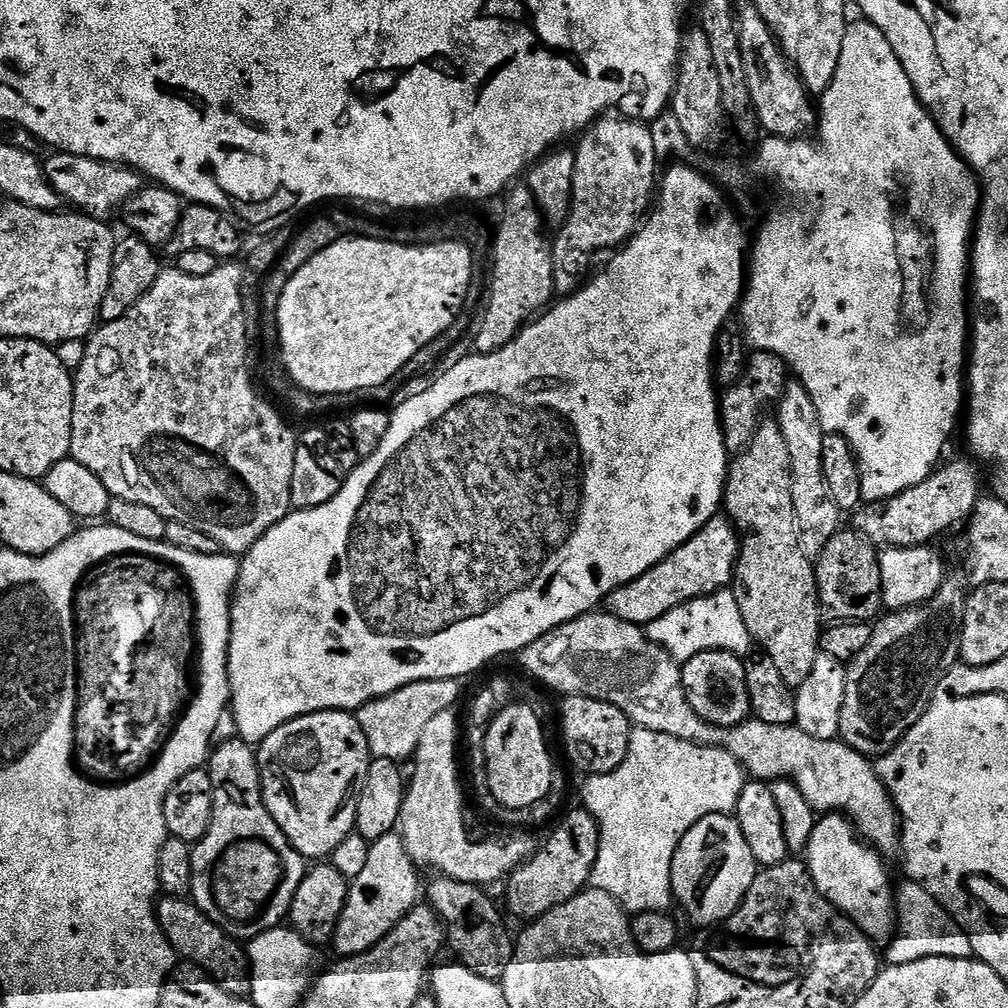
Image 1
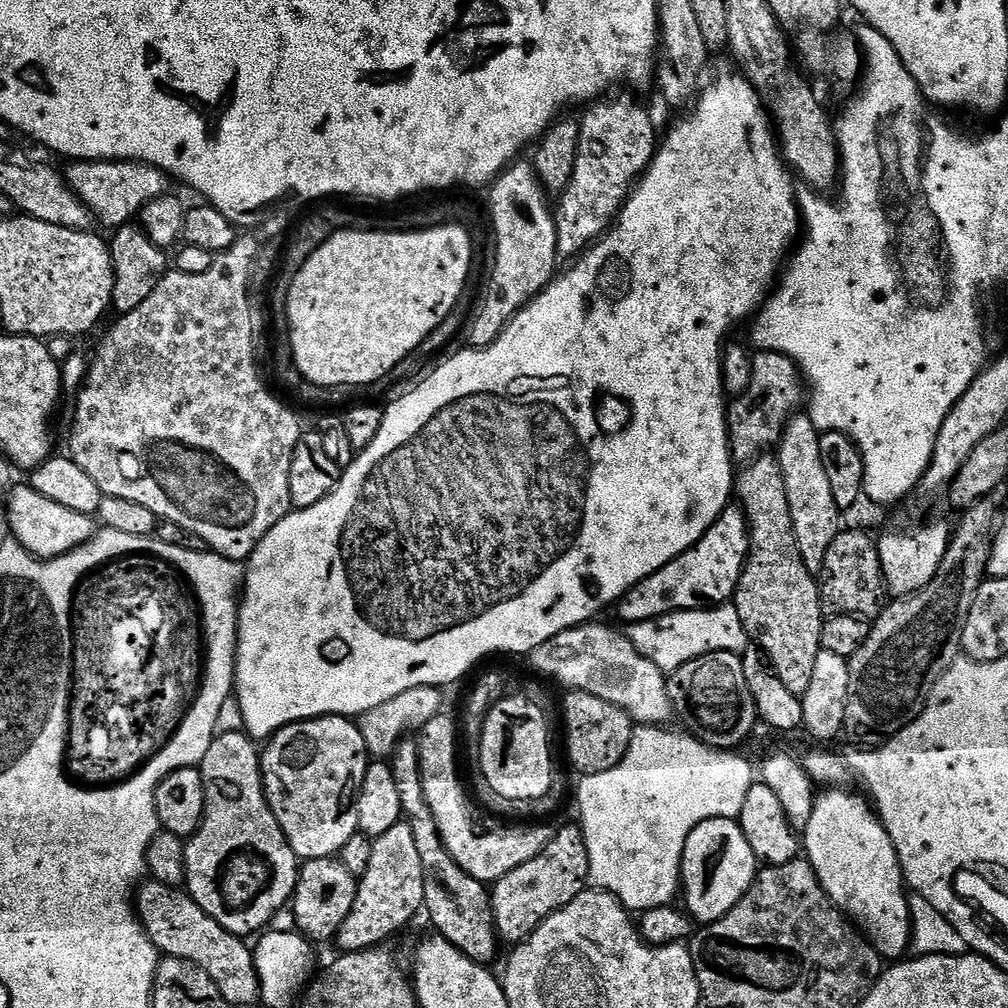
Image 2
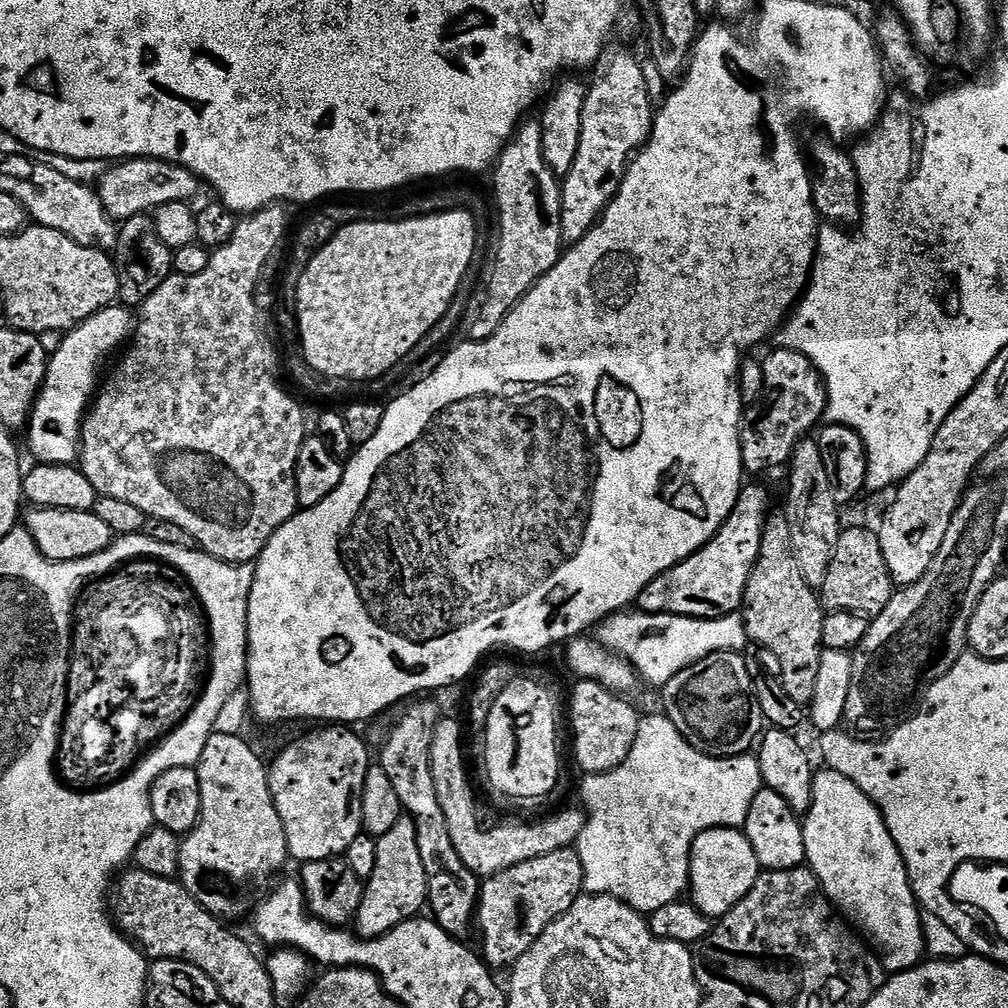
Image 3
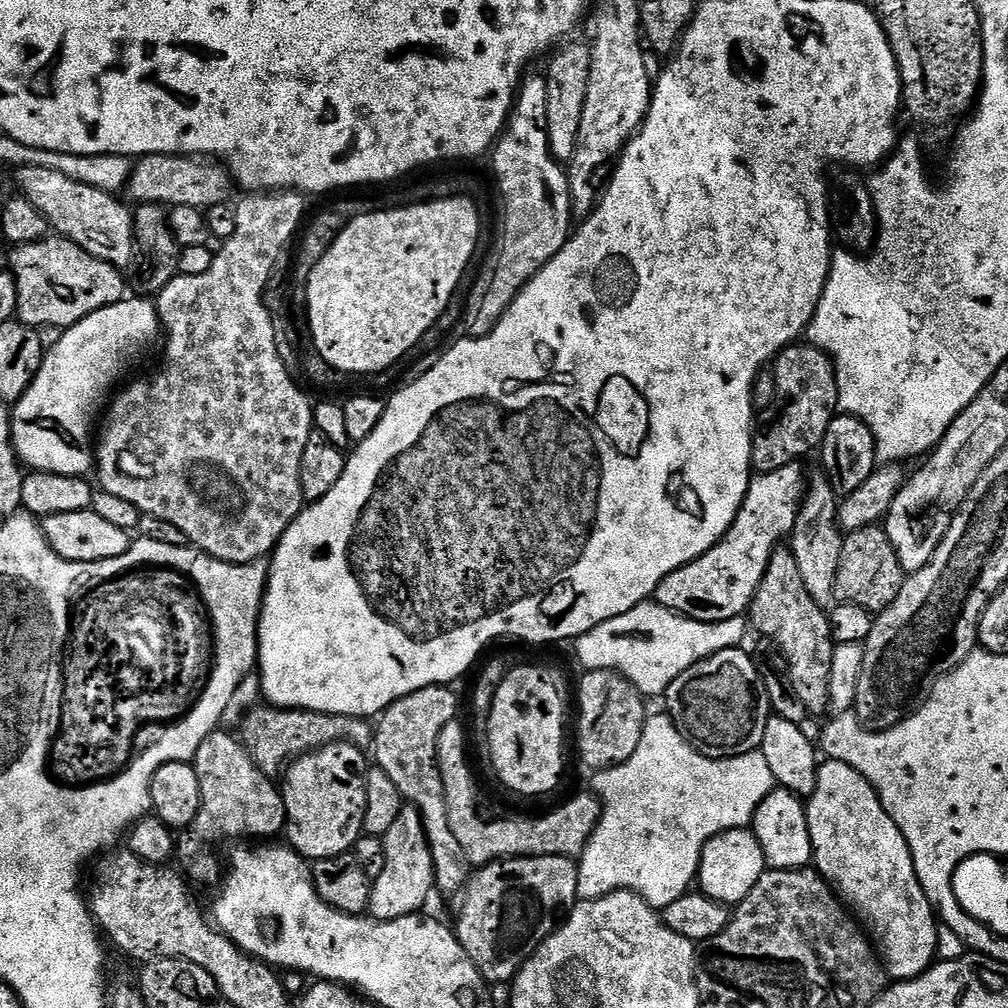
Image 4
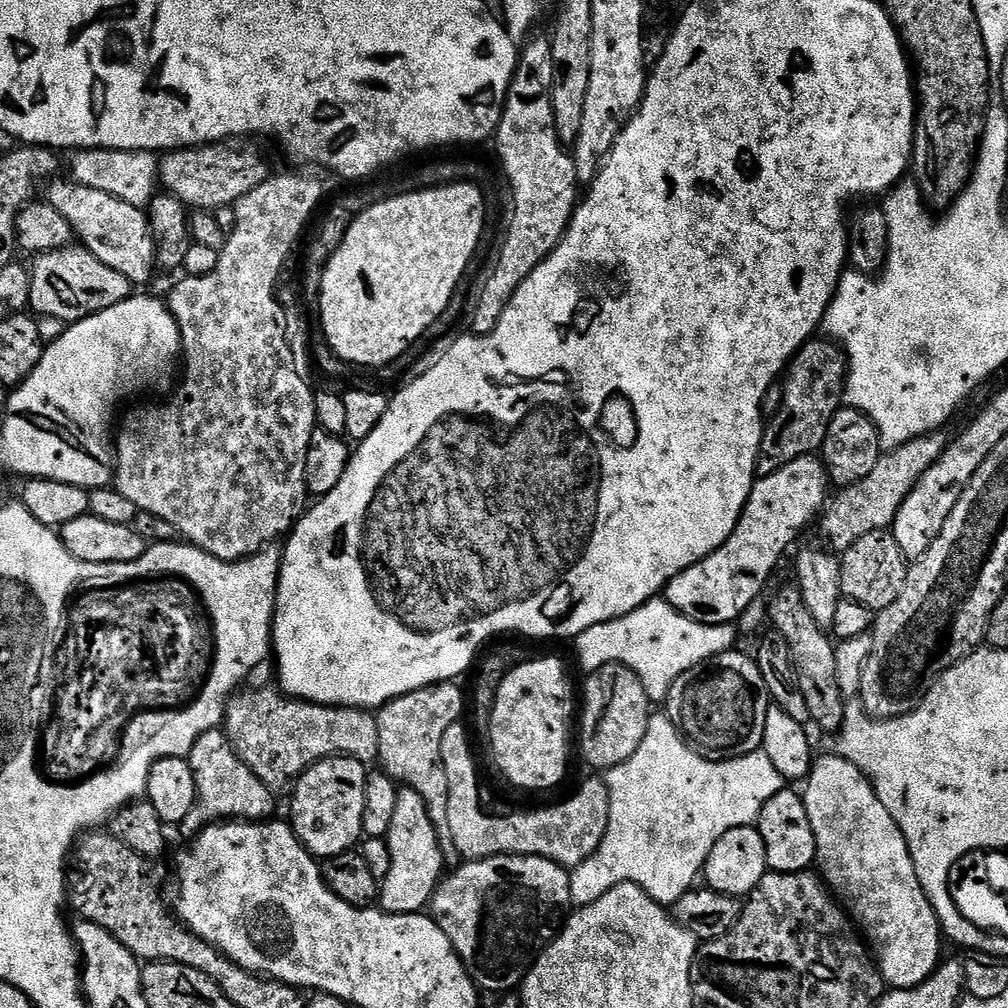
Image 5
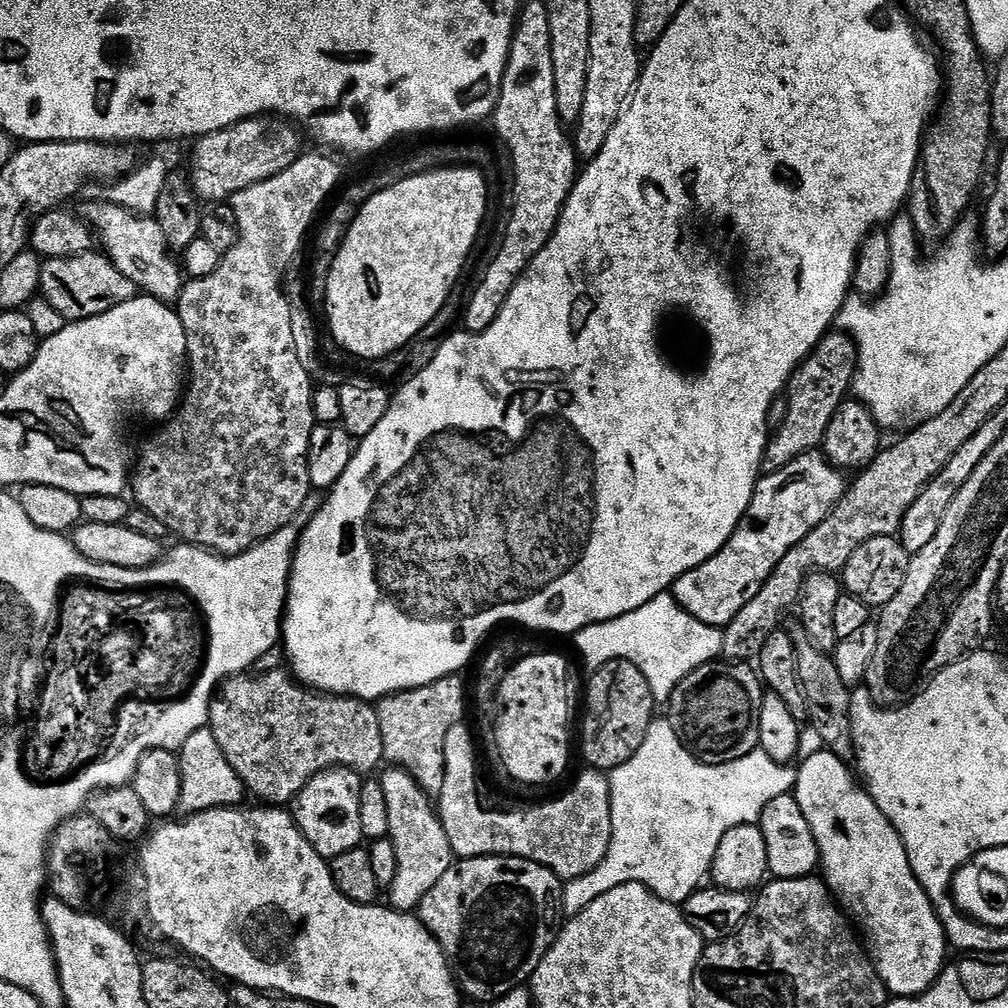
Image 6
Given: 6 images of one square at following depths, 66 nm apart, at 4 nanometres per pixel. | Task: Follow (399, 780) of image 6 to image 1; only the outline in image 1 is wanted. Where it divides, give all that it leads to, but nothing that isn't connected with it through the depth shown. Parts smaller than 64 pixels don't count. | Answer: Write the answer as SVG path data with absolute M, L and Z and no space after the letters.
M388 833L369 845L365 869L349 883L346 906L330 940L339 957L368 952L419 903L422 884L420 888L417 873L418 866L410 858L399 833Z

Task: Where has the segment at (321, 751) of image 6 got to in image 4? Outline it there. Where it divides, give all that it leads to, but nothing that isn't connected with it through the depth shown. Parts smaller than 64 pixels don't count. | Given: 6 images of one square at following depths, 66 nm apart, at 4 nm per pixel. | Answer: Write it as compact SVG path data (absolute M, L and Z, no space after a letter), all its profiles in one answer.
M256 708L244 720L242 743L263 772L276 774L298 756L304 756L327 744L344 740L358 749L372 747L373 725L358 716L331 716L325 712L308 712L305 708Z

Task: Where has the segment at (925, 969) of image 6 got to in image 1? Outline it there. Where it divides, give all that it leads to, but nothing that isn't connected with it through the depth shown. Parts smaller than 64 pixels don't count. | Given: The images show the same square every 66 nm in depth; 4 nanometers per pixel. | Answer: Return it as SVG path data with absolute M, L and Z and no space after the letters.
M824 814L817 819L806 853L812 880L833 908L849 916L862 934L877 945L891 941L896 930L894 880L888 877L885 857L865 842L843 814Z

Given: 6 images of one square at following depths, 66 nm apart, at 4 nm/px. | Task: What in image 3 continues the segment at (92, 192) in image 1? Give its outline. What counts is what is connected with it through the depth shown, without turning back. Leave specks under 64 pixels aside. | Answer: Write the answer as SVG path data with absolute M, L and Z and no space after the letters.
M137 156L134 160L113 163L98 181L98 195L108 215L117 222L123 222L135 216L155 213L156 208L166 206L166 202L195 201L200 187L202 184L198 177L181 164Z

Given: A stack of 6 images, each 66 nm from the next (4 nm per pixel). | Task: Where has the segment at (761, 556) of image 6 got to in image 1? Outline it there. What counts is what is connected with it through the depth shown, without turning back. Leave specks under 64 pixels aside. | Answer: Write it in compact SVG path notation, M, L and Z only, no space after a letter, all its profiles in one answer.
M718 514L698 534L678 546L662 562L658 562L646 574L634 578L626 586L608 595L606 608L611 615L631 624L647 626L662 614L683 604L689 604L703 596L723 592L736 575L736 559L740 553L740 537L727 515Z

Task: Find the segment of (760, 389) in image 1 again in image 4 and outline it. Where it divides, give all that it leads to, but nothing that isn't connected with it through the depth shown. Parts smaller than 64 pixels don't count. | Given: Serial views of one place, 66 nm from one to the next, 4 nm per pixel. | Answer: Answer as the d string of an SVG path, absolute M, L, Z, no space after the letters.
M797 342L788 345L778 353L770 371L774 378L774 398L770 406L755 417L752 430L752 472L756 474L803 461L803 456L808 456L811 452L813 455L819 449L830 422L838 415L840 403L836 367L832 365L832 357L814 344Z

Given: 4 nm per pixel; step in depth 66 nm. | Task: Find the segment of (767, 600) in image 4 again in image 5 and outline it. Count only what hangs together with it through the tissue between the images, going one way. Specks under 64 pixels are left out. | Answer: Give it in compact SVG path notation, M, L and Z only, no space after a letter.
M792 586L782 589L770 600L770 624L790 646L792 662L796 665L796 681L800 684L802 698L806 698L806 707L810 709L811 723L829 734L839 732L844 721L846 698L838 690L838 670L834 670L836 649L829 633L810 618L810 610L806 610L799 591Z

